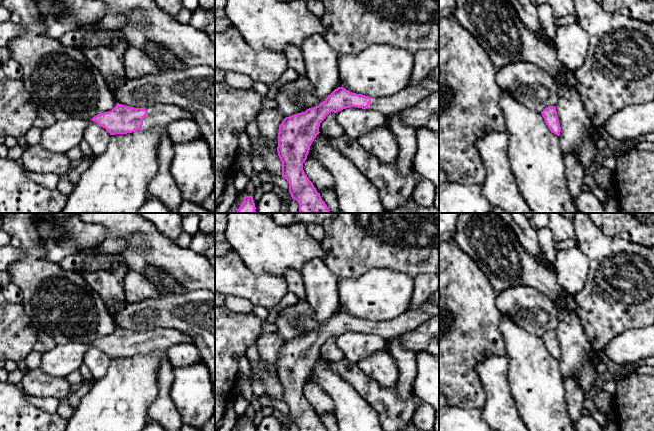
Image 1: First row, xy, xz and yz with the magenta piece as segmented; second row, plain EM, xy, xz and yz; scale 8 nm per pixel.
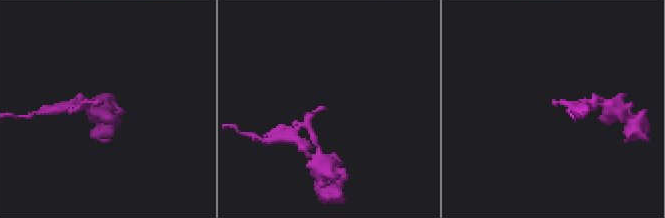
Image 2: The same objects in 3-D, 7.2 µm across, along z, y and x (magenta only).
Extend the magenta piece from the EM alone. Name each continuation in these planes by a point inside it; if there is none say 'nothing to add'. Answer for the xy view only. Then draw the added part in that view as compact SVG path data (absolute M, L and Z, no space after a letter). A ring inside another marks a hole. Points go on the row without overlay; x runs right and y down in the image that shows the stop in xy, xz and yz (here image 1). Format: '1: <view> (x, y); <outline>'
1: xy (160, 338); M156 328L145 331L147 339L143 343L142 353L149 353L155 349L167 351L171 346L181 343L193 343L187 334L171 328Z

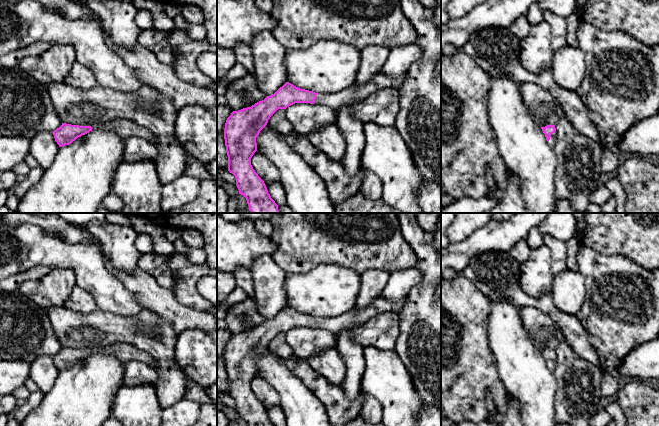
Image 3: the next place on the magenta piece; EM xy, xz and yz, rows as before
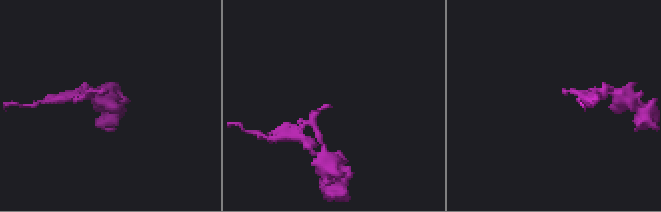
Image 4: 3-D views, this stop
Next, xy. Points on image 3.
1: xy (124, 352); M117 343L103 347L89 348L86 350L91 350L92 354L97 352L114 354L123 363L136 360L151 366L155 365L155 360L147 352L127 343Z

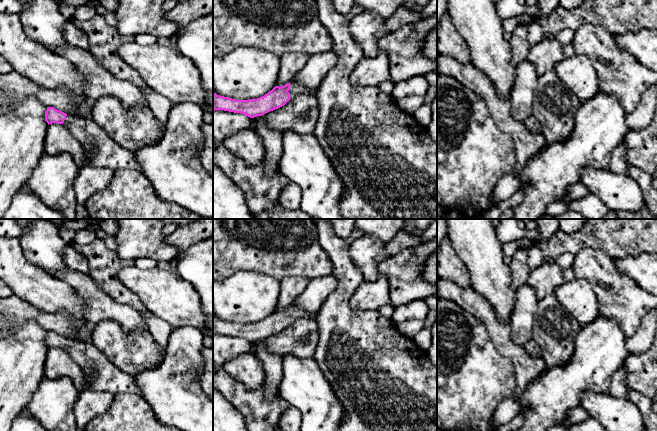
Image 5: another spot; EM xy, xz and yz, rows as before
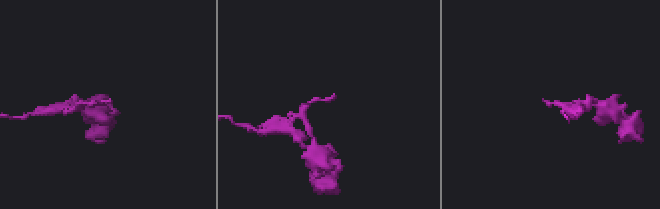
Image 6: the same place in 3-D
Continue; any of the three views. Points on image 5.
1: xz (295, 313); M291 306L290 307L290 313L289 313L289 319L290 323L294 322L297 319L302 318L312 318L315 319L317 317L318 311L315 313L309 313L307 311L304 311L302 309L299 309L297 307Z

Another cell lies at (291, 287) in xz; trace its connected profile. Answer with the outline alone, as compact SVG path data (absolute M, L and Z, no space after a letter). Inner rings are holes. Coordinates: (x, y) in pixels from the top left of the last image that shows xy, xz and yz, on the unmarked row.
M287 276L280 280L280 294L276 310L281 311L291 307L295 299L304 291L309 280L301 276Z

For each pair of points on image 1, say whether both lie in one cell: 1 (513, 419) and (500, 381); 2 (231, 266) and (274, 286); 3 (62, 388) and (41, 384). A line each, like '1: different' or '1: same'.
1: same
2: same
3: same

